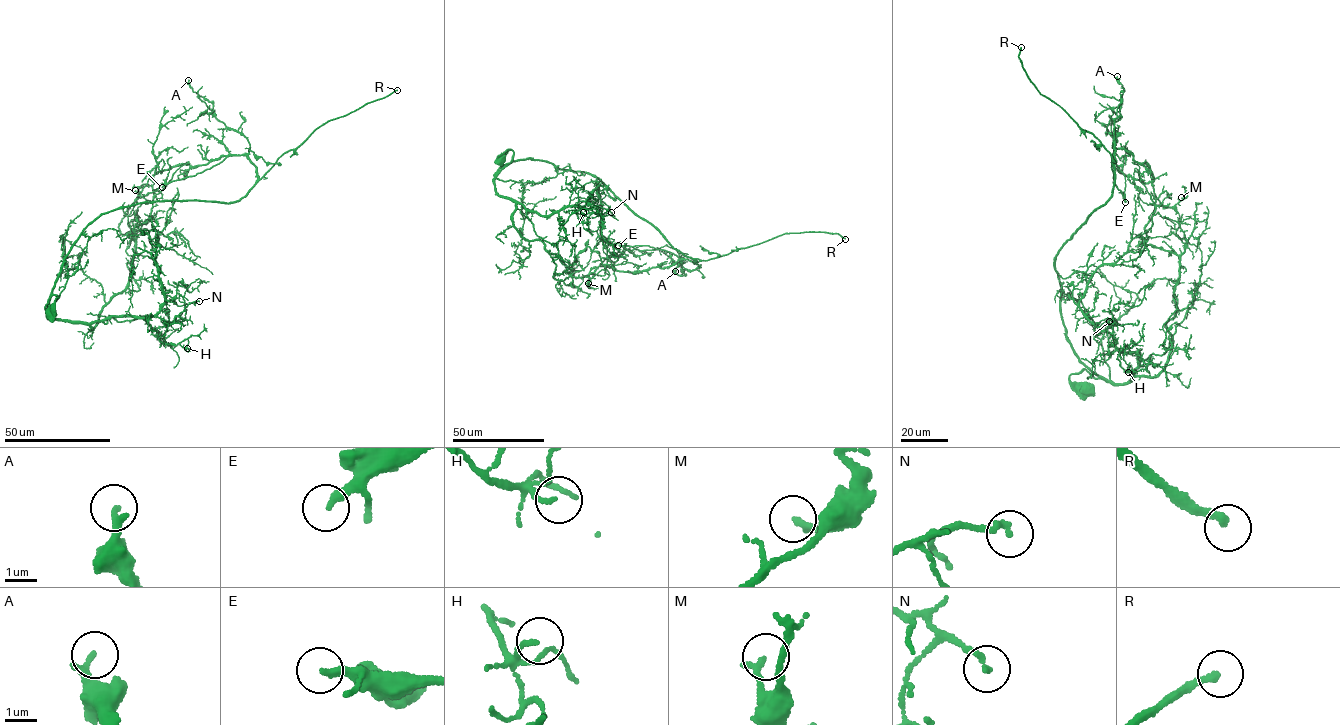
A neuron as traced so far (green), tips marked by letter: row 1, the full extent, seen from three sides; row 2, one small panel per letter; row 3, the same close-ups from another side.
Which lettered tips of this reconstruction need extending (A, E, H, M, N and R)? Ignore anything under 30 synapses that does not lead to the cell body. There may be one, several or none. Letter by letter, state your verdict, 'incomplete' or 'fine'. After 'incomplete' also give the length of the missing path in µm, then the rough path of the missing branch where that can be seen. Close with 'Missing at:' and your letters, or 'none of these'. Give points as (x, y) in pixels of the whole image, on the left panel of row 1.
A: fine
E: incomplete | 30 µm | (162, 187), (151, 199), (143, 224)
H: fine
M: fine
N: fine
R: incomplete | 190 µm
Missing at: E, R

